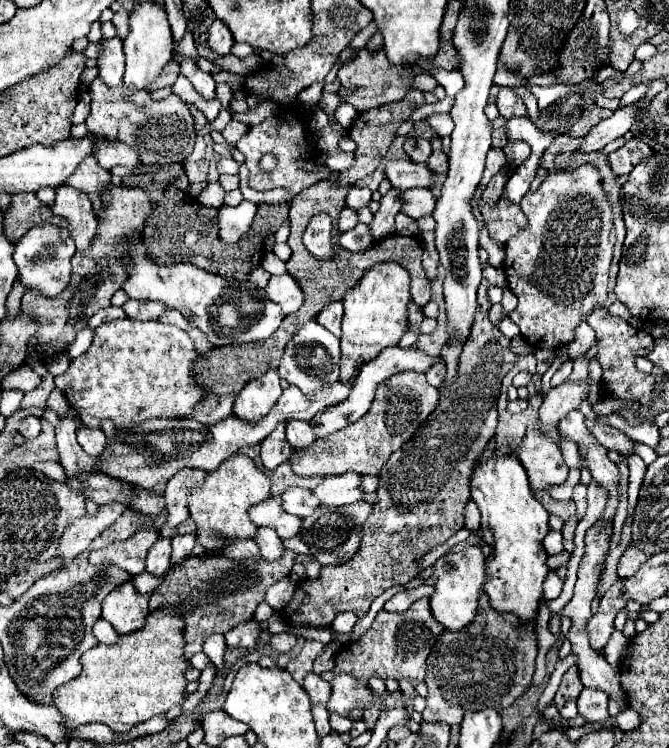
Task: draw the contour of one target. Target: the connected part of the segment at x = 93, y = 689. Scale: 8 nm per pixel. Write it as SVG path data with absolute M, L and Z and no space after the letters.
M160 608L148 614L146 628L118 636L116 644L96 644L82 656L82 672L56 688L54 706L64 716L66 728L102 722L112 730L134 728L156 714L182 702L186 692L184 670L190 666L182 656L182 620L176 610Z

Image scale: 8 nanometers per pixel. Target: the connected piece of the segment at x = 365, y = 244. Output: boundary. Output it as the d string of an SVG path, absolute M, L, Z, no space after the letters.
M356 224L350 232L342 232L338 236L338 244L350 252L360 252L360 250L366 250L372 246L374 240L370 240L368 236L368 226L364 224Z

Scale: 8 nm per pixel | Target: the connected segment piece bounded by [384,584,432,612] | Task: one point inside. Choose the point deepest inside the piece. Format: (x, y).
(400, 602)

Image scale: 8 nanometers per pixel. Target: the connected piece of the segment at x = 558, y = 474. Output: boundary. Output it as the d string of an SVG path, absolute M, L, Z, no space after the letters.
M528 428L522 446L516 452L528 472L532 490L544 490L566 480L568 466L564 464L560 446L540 430Z

